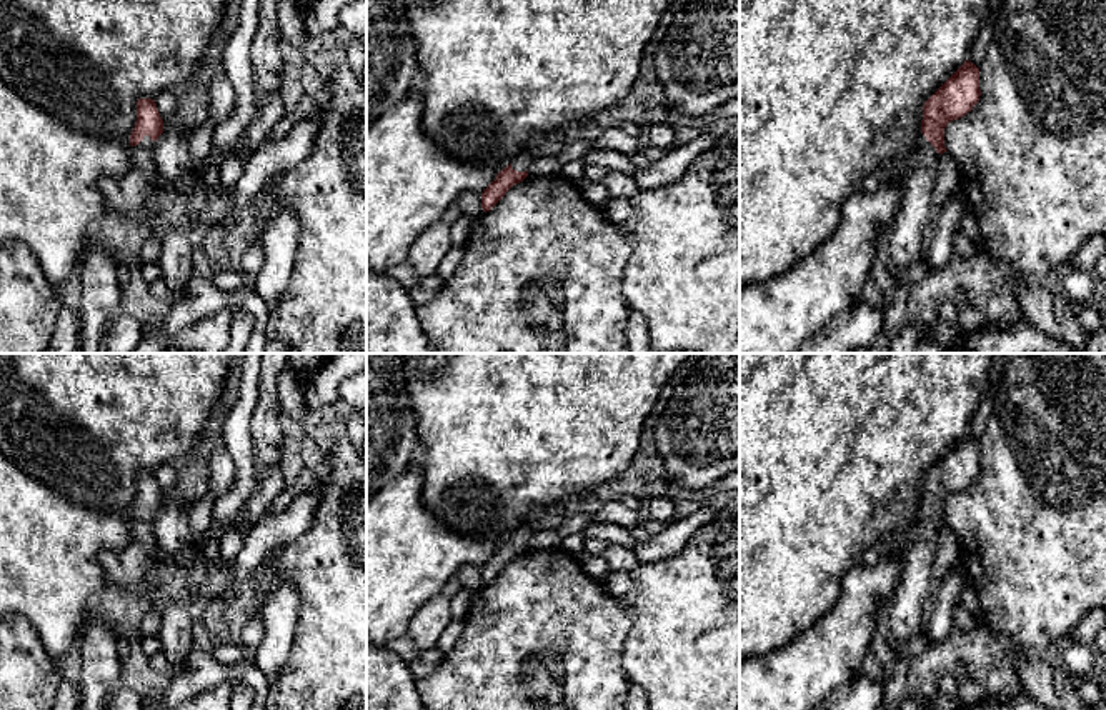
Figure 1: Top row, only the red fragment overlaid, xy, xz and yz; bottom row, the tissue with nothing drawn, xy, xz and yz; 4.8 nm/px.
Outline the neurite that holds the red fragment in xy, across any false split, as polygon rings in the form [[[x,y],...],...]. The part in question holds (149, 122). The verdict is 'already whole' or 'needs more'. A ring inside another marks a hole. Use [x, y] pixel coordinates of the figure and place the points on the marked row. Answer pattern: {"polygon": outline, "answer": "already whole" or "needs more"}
{"polygon": [[[138,98],[137,122],[130,135],[132,165],[122,177],[105,175],[98,187],[125,220],[140,220],[150,227],[150,215],[163,188],[157,180],[157,163],[153,160],[153,145],[163,133],[163,120],[155,100]]], "answer": "needs more"}

